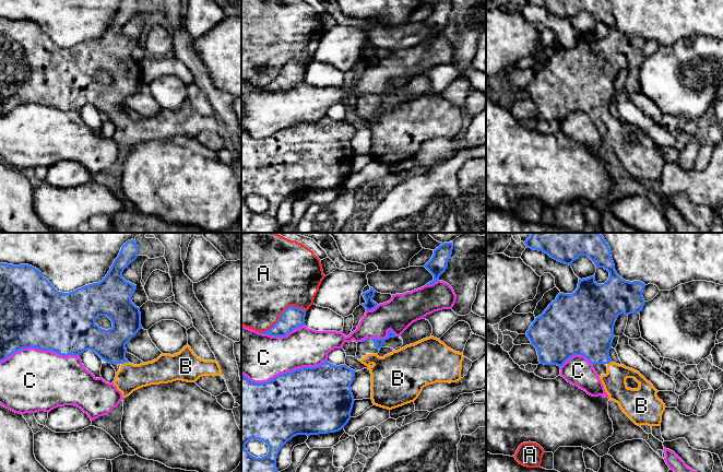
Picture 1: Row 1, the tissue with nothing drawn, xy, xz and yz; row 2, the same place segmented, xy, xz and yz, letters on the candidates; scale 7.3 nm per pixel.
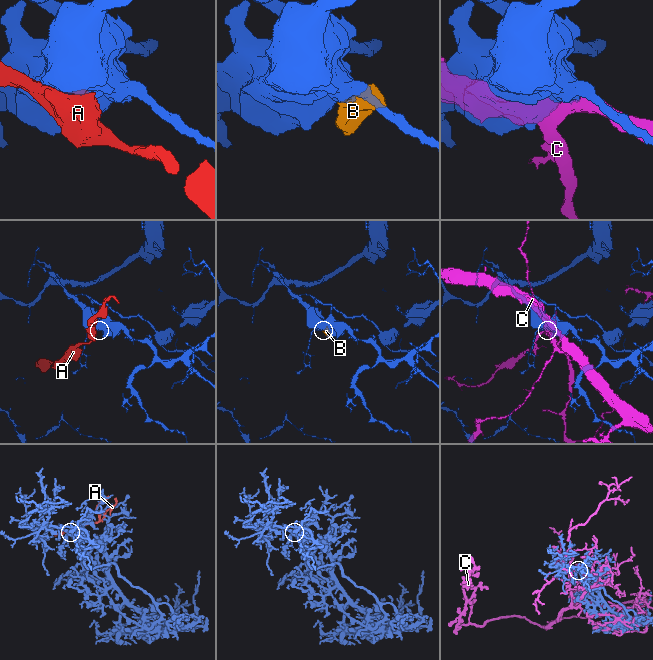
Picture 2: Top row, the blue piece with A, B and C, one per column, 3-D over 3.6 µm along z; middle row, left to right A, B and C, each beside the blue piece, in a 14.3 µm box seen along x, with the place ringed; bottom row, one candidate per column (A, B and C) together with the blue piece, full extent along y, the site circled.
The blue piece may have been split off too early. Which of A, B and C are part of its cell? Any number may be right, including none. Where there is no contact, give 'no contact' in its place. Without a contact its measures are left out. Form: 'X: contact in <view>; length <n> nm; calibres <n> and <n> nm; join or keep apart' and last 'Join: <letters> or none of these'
A: contact in xz; length 400 nm; calibres 160 and 480 nm; keep apart
B: contact in xy; length 60 nm; calibres 220 and 200 nm; join
C: contact in xz; length 650 nm; calibres 480 and 360 nm; keep apart
Join: B

